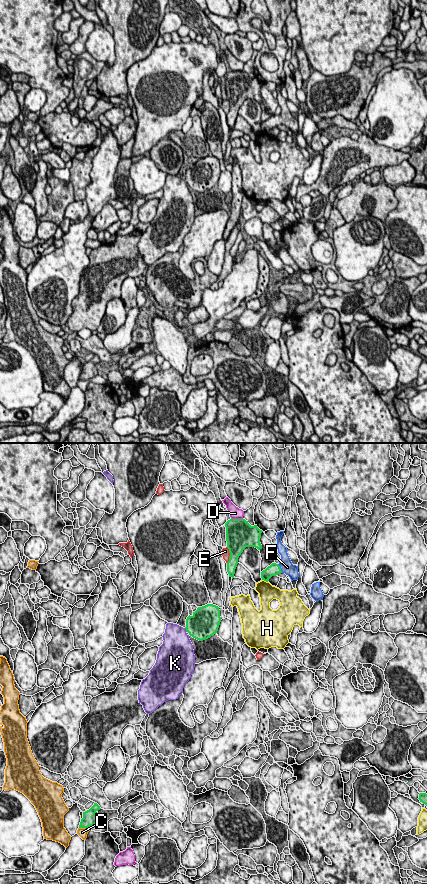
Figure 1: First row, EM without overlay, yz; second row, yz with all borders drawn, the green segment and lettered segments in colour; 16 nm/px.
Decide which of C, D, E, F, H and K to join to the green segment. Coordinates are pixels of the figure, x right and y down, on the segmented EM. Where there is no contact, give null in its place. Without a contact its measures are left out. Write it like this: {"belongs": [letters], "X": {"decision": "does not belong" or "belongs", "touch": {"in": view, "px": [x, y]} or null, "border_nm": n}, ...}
{"belongs": ["F"], "C": {"decision": "does not belong", "touch": {"in": "yz", "px": [84, 827]}, "border_nm": 190}, "D": {"decision": "does not belong", "touch": {"in": "yz", "px": [237, 519]}, "border_nm": 190}, "E": {"decision": "does not belong", "touch": {"in": "yz", "px": [230, 555]}, "border_nm": 260}, "F": {"decision": "belongs", "touch": {"in": "yz", "px": [280, 568]}, "border_nm": 170}, "H": {"decision": "does not belong", "touch": {"in": "yz", "px": [265, 580]}, "border_nm": 110}, "K": {"decision": "does not belong", "touch": {"in": "yz", "px": [186, 630]}, "border_nm": 80}}

